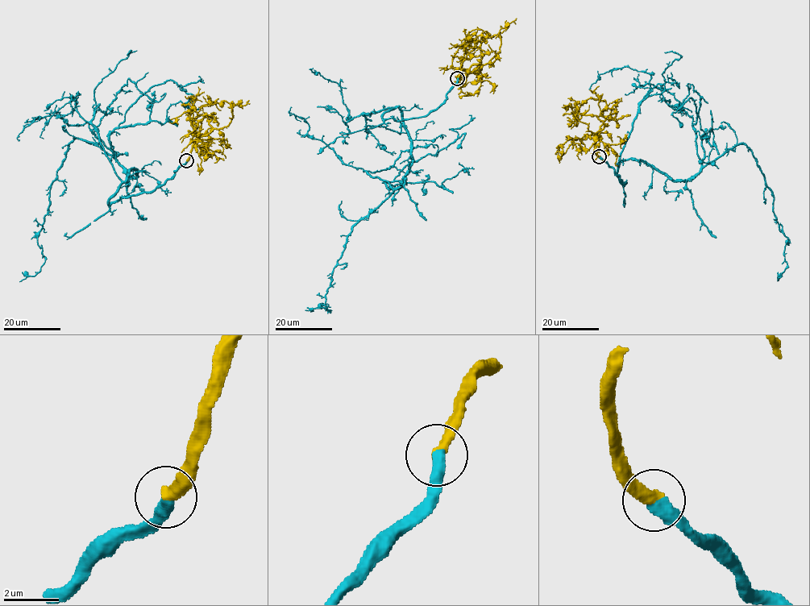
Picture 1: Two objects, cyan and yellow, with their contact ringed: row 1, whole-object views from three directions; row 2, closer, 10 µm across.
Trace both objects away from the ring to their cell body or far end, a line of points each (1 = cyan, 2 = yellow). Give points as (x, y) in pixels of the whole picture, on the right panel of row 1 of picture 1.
1: (600, 157), (622, 183), (617, 163), (629, 159), (679, 180), (746, 145), (788, 238), (787, 267), (777, 280)
2: (600, 157), (595, 134), (604, 123), (595, 115), (582, 115), (579, 109), (588, 98), (605, 101)

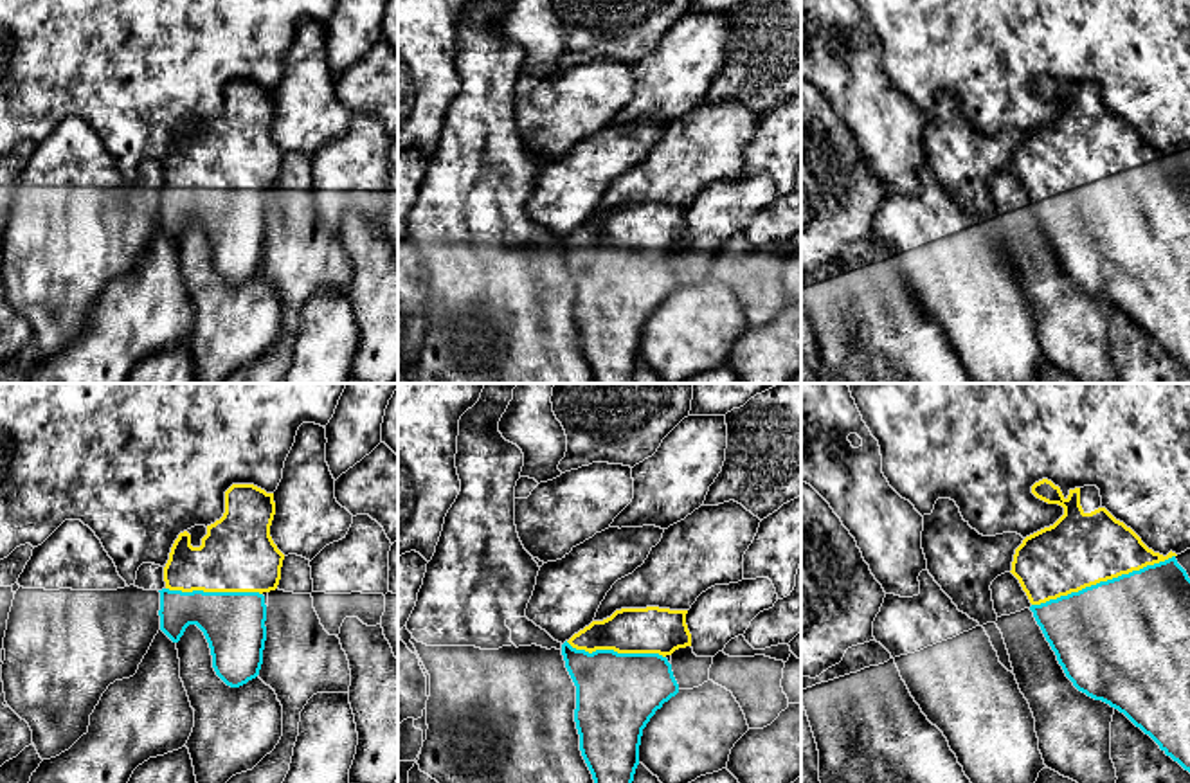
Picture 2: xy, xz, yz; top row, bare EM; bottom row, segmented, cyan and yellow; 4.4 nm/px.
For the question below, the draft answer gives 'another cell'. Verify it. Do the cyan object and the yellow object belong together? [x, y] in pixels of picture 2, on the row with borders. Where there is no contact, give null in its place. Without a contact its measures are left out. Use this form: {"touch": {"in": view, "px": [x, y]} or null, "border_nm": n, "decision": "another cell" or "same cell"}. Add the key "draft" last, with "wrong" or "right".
{"touch": {"in": "yz", "px": [1102, 582]}, "border_nm": 700, "decision": "same cell", "draft": "wrong"}

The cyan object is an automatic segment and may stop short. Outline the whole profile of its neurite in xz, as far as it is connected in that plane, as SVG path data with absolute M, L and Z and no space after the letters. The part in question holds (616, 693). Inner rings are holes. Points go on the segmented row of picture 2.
M659 607L621 608L603 621L592 621L562 644L565 668L576 686L580 751L594 783L634 781L643 729L679 693L666 657L691 646L686 614Z

